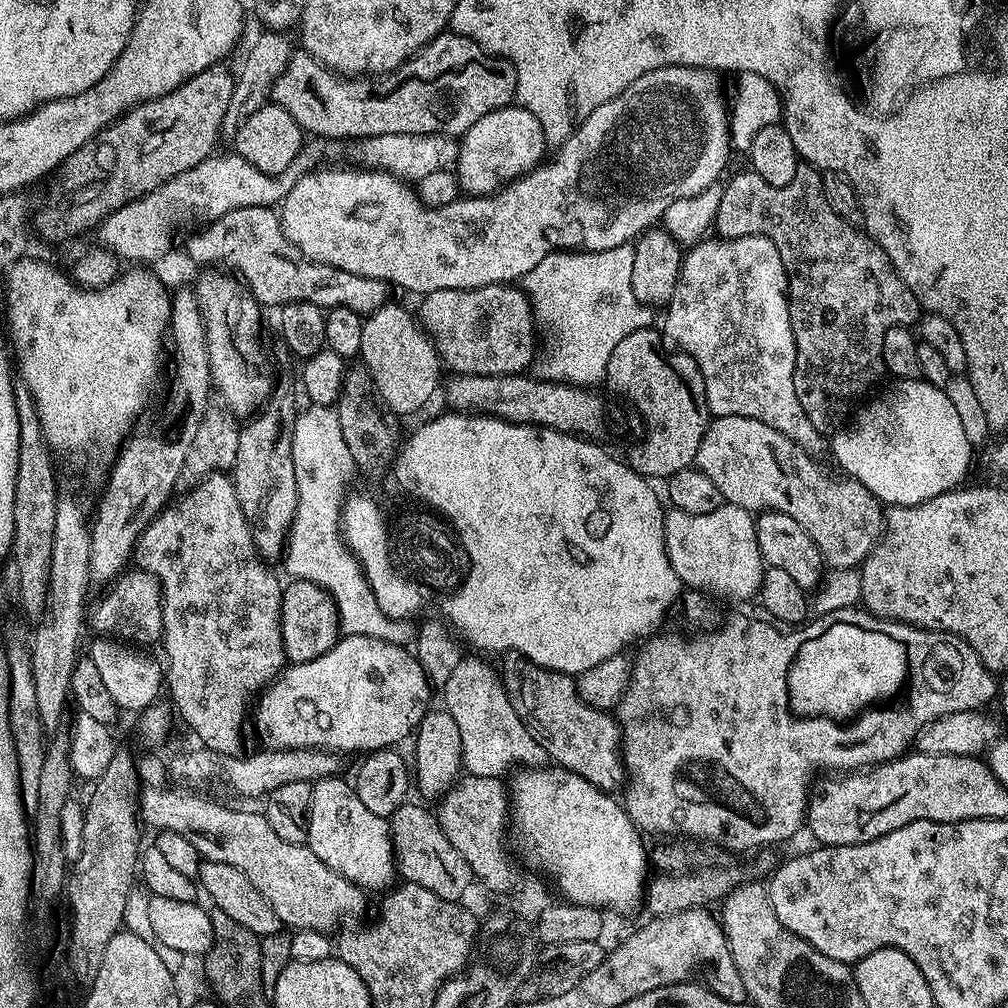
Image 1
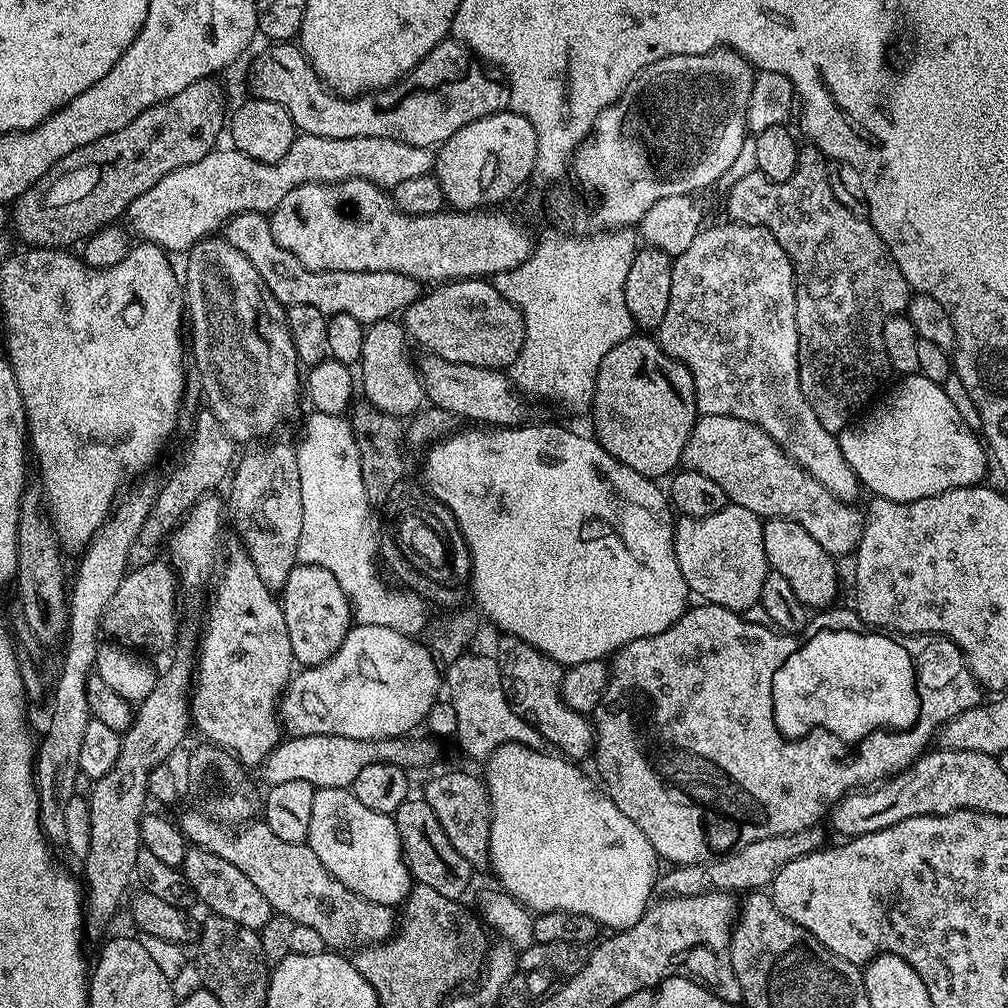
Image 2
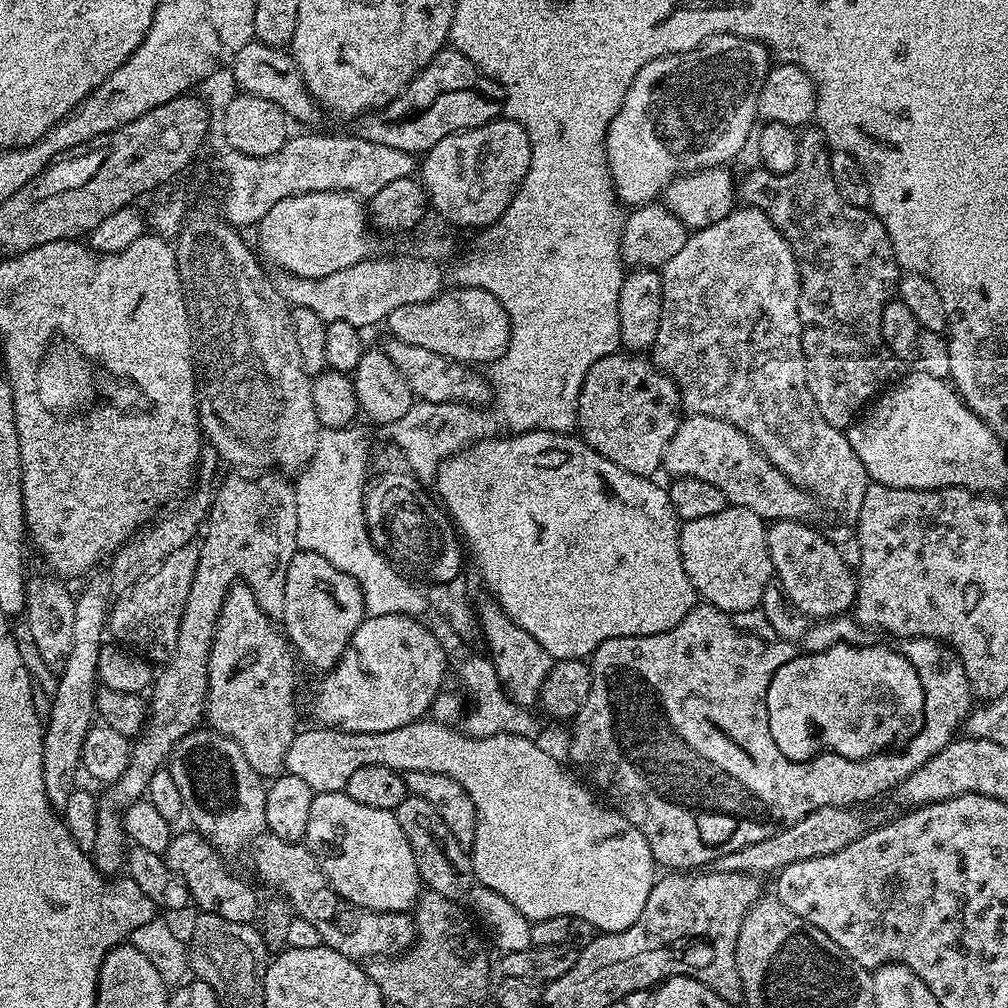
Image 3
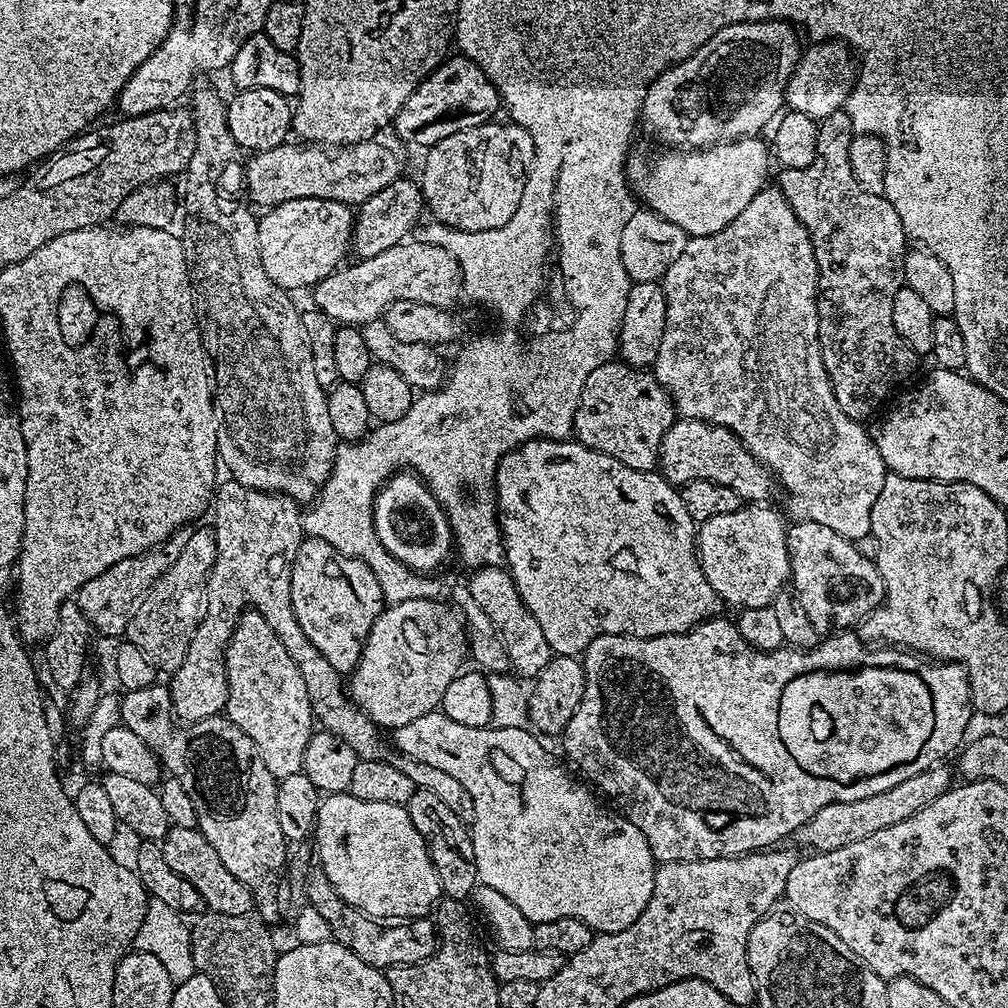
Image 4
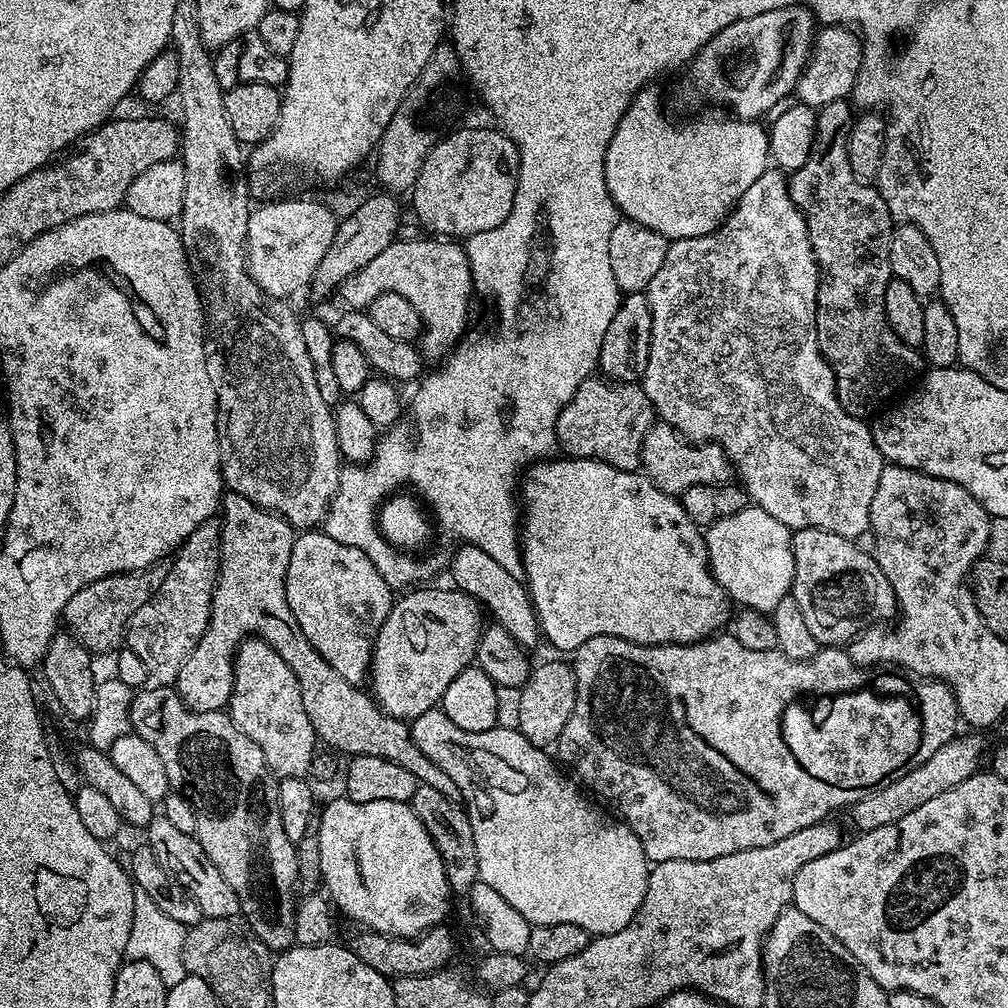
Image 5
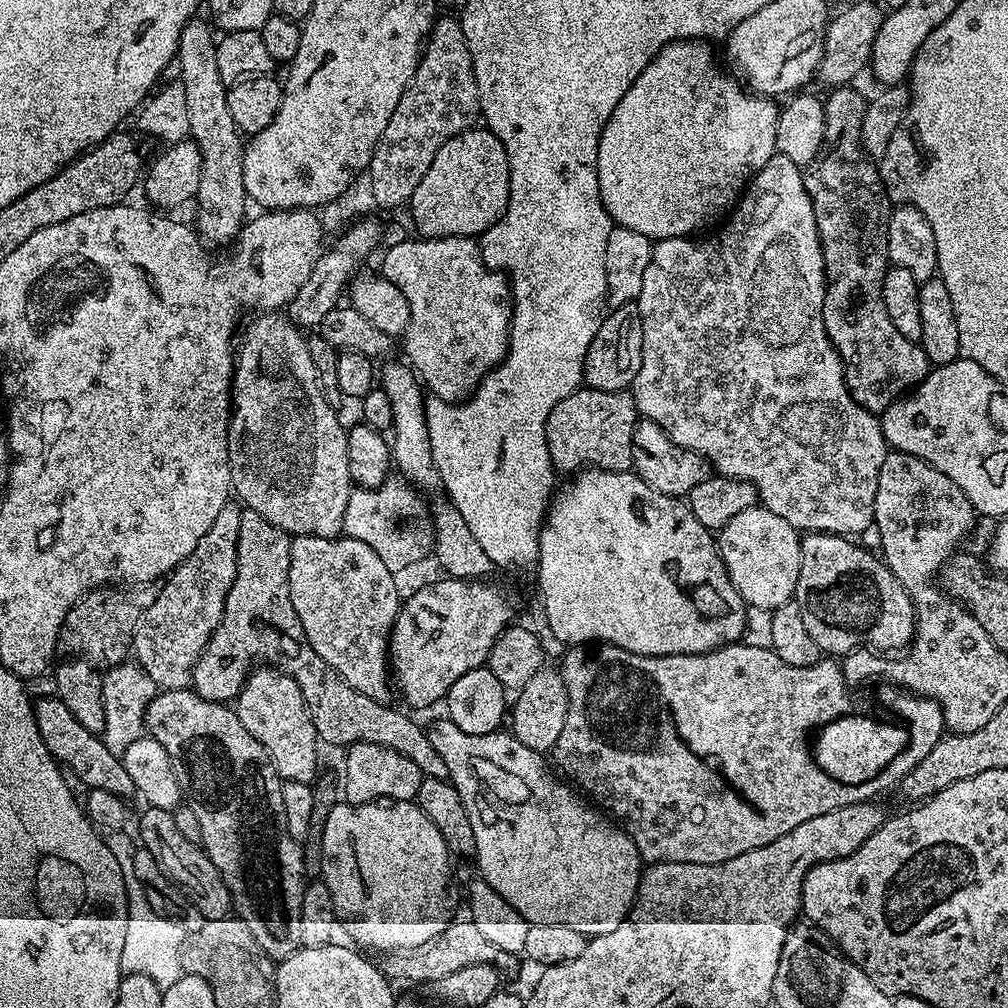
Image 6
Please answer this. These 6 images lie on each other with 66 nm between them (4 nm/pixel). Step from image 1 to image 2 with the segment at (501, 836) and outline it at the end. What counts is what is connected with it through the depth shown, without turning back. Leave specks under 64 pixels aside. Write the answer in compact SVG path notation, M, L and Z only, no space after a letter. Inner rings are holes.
M444 772L436 776L422 792L422 798L434 810L434 818L446 830L450 846L470 862L473 869L480 870L488 864L488 847L490 846L490 822L492 807L488 801L488 787L479 775L471 776L468 772Z

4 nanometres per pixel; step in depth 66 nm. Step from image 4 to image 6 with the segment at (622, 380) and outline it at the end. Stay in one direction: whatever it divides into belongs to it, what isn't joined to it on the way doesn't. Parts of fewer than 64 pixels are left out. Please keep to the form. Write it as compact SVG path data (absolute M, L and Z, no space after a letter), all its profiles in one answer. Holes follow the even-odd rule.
M581 386L571 392L546 418L546 442L557 473L579 473L591 466L601 472L631 472L632 431L638 413L631 391L607 392Z

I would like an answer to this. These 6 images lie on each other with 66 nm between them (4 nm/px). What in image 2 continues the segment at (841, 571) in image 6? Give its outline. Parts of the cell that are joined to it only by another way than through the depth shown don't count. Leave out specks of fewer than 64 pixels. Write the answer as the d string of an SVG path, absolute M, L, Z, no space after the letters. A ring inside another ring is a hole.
M769 519L764 524L764 549L768 567L773 572L782 574L790 582L790 590L809 610L824 610L837 603L836 595L840 592L840 576L836 573L837 561L798 522Z

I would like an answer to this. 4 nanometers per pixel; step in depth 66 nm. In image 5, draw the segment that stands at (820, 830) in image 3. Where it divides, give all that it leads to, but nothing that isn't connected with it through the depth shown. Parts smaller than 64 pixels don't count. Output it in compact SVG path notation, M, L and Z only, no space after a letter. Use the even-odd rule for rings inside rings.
M960 734L950 742L946 742L946 746L938 746L938 750L934 750L934 754L930 754L930 758L922 762L922 766L914 766L914 770L910 770L910 774L902 774L898 782L890 782L890 786L874 794L866 794L866 798L852 805L850 815L852 815L852 824L856 827L855 831L869 832L878 830L878 826L896 824L898 818L906 818L906 814L918 810L918 806L938 798L938 794L946 794L946 790L958 786L958 782L966 782L966 778L981 771L980 755L984 752L984 740L980 736L983 735L972 735L976 736Z

